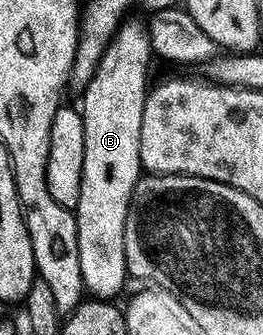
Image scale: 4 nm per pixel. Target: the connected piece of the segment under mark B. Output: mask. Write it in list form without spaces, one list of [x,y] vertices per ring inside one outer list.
[[[128,17],[121,22],[116,34],[108,43],[92,80],[82,88],[84,95],[84,132],[86,149],[82,157],[82,197],[74,212],[78,225],[78,261],[82,265],[82,281],[85,292],[94,299],[115,300],[116,294],[130,279],[126,261],[126,217],[128,206],[132,204],[132,195],[136,191],[136,182],[142,177],[140,166],[140,138],[142,137],[142,109],[150,90],[148,66],[154,61],[151,37],[147,26]]]

